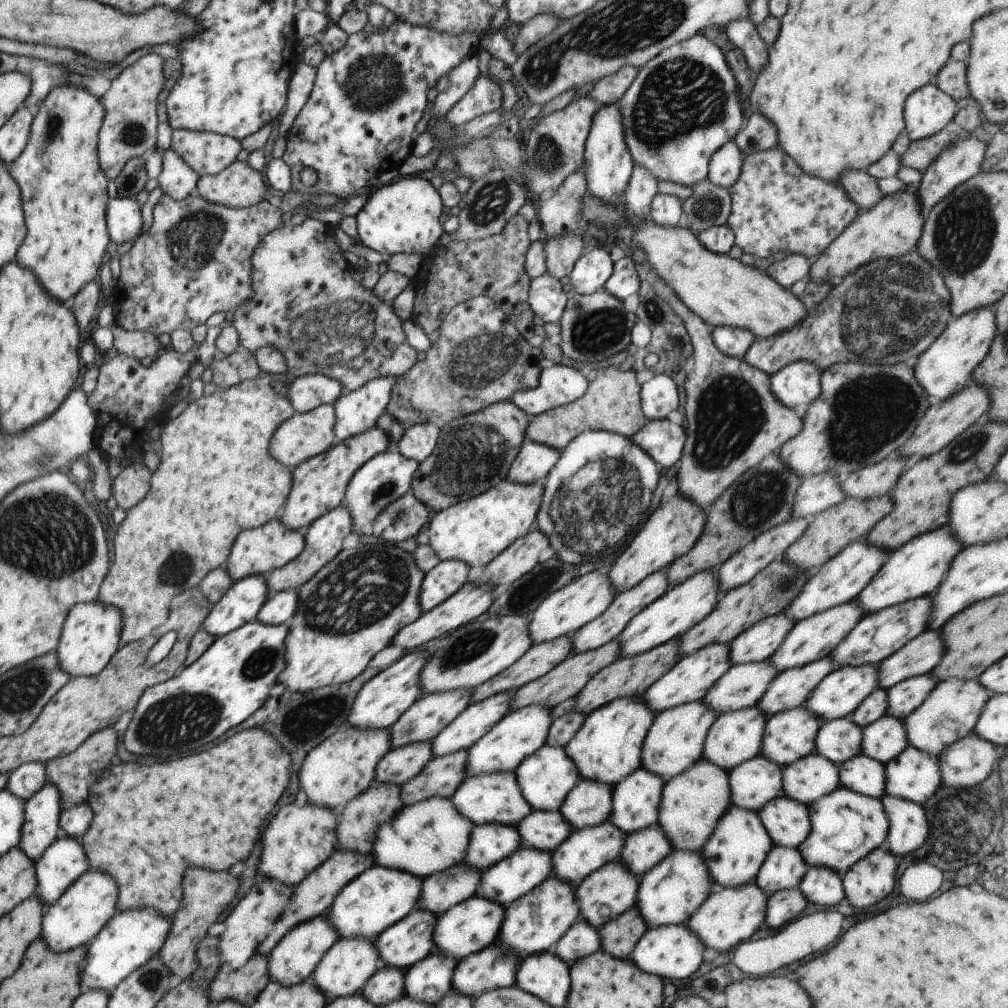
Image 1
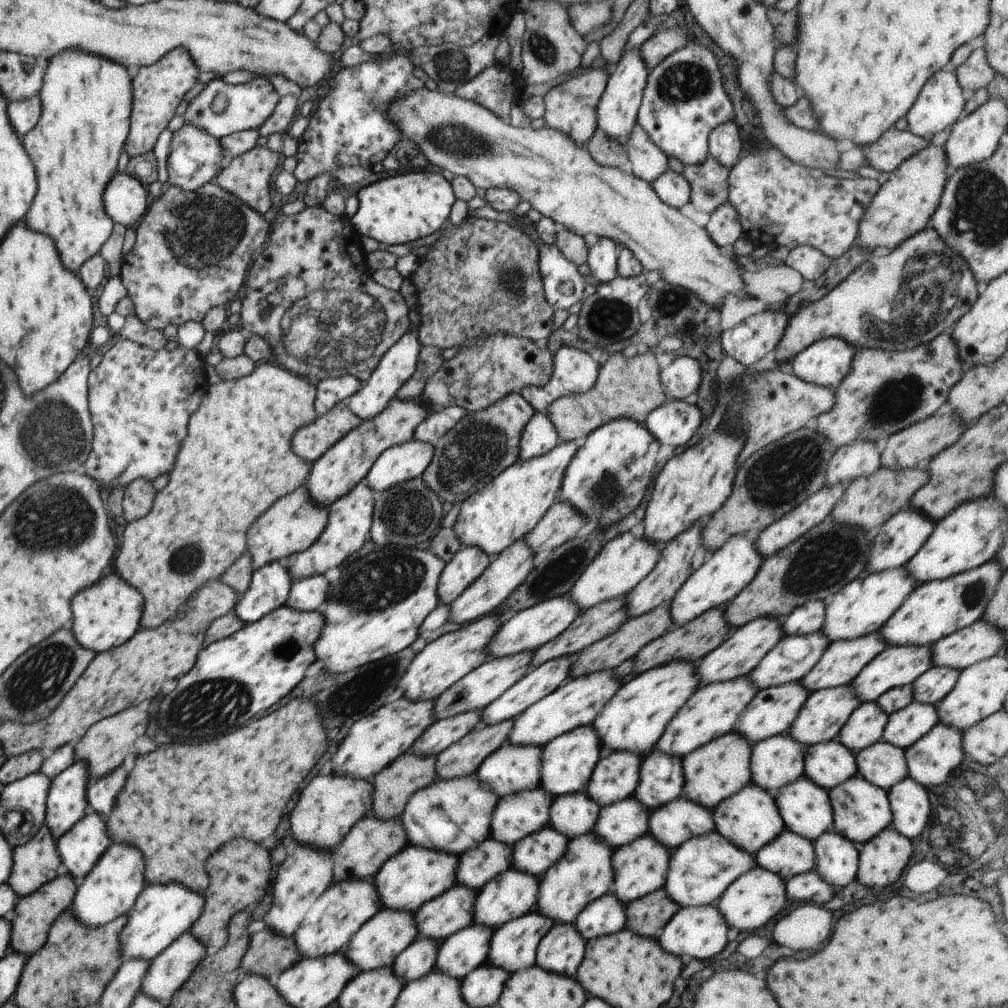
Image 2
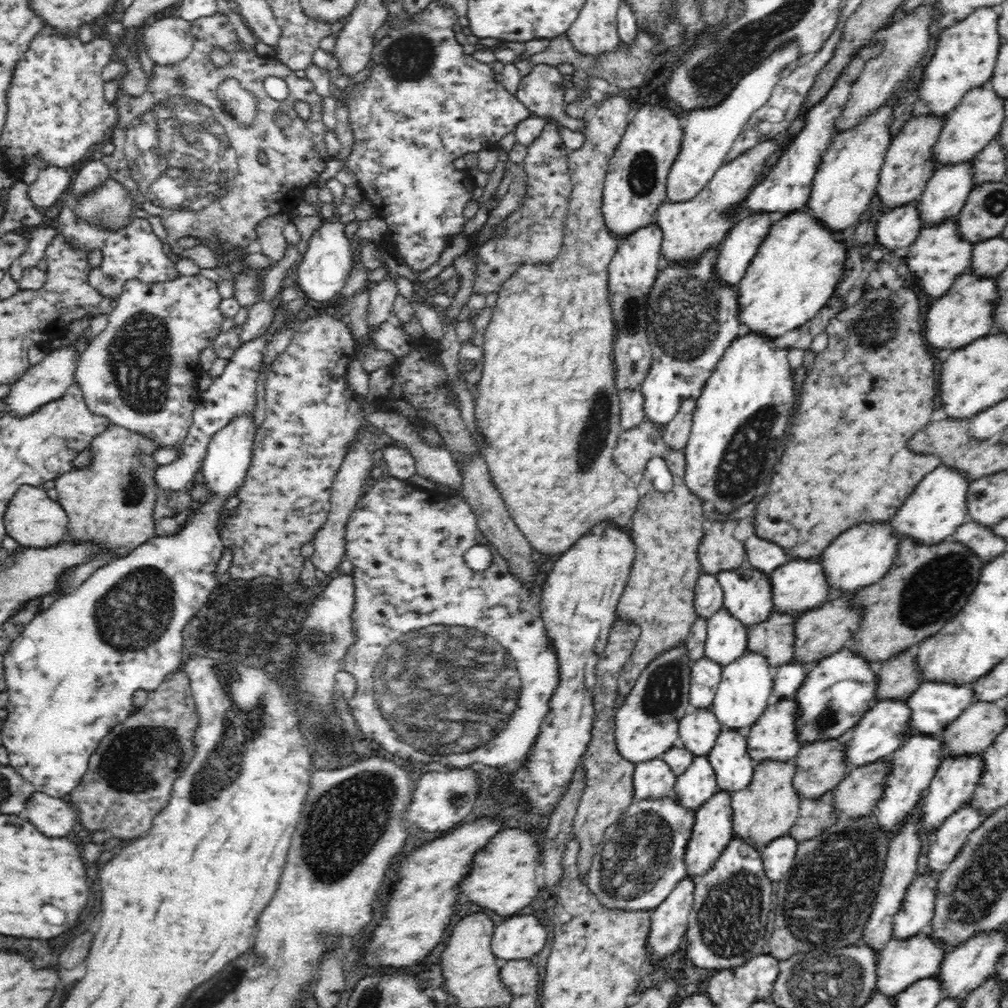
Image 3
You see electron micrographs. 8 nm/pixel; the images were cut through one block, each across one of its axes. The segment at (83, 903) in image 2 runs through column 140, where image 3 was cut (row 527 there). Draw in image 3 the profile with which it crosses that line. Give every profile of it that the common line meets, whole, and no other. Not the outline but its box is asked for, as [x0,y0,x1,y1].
[826,522,902,596]

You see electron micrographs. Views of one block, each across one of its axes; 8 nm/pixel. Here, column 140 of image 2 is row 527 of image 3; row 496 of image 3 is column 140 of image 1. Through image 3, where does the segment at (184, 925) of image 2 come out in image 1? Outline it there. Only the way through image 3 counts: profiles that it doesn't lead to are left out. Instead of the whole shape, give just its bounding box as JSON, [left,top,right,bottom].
[81,908,172,992]

